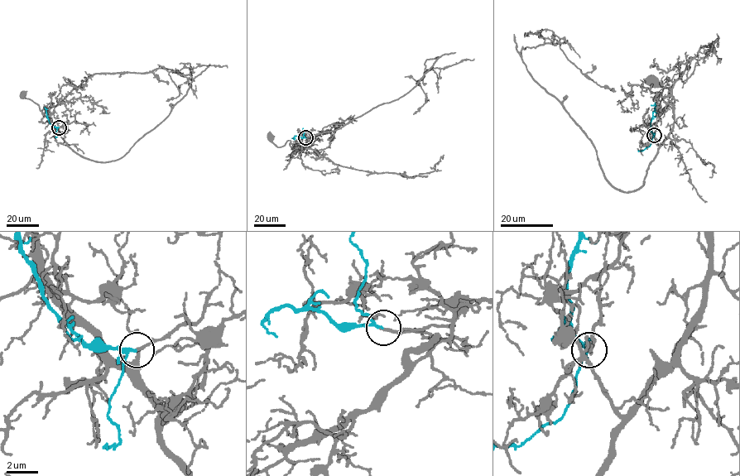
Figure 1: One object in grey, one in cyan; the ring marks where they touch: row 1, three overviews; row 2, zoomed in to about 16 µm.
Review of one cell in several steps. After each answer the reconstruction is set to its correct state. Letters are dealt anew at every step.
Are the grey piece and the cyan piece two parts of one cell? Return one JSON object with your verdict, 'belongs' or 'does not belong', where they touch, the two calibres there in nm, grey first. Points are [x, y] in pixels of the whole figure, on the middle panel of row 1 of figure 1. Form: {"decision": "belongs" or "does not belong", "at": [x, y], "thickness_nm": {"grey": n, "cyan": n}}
{"decision": "belongs", "at": [305, 137], "thickness_nm": {"grey": 180, "cyan": 120}}

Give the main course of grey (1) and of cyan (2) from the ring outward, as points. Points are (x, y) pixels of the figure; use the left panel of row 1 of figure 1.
1: (59, 127), (65, 130), (62, 133), (50, 122), (45, 110), (42, 110), (42, 114), (39, 106), (22, 94)
2: (59, 127), (50, 122), (47, 109)

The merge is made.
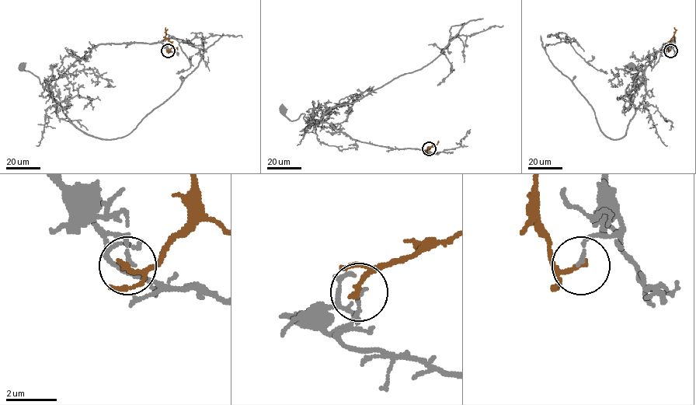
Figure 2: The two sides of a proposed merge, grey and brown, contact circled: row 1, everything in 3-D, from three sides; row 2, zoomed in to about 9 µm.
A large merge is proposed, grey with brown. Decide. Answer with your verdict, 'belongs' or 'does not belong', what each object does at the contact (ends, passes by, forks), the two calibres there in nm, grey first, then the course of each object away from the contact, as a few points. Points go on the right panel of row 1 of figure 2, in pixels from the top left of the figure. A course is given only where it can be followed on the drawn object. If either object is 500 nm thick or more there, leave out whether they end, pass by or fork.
does not belong | grey ends | brown ends | 140/220 nm | grey via (670, 50), (671, 42), (662, 46), (645, 71), (645, 83), (636, 88), (642, 72), (631, 67) | brown via (670, 50), (667, 43), (675, 31), (674, 27)

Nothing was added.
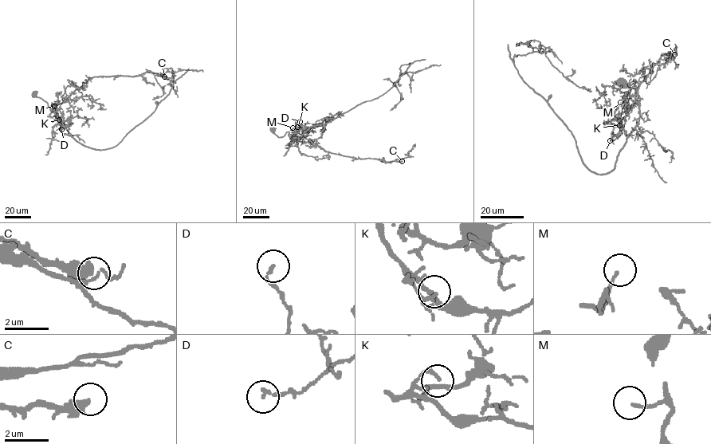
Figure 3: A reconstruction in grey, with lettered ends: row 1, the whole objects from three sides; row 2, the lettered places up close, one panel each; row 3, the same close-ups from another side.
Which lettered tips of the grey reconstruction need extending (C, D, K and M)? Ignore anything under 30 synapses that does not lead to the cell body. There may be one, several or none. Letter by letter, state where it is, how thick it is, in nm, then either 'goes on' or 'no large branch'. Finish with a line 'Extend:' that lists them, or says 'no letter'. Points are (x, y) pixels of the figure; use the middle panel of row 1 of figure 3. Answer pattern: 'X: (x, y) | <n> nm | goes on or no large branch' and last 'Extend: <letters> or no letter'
C: (402, 161) | 480 nm | goes on
D: (300, 121) | 140 nm | no large branch
K: (297, 127) | 150 nm | no large branch
M: (292, 127) | 120 nm | no large branch
Extend: C

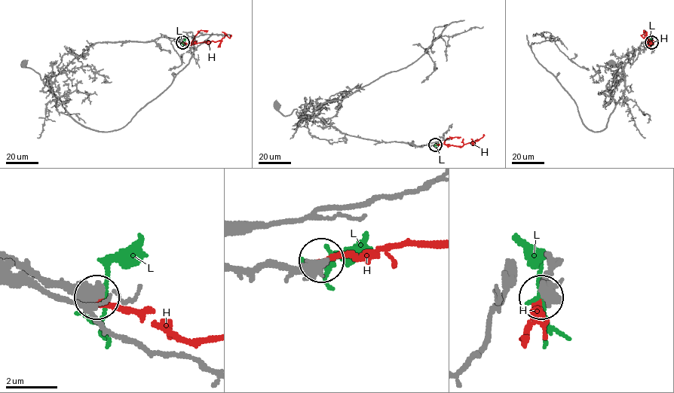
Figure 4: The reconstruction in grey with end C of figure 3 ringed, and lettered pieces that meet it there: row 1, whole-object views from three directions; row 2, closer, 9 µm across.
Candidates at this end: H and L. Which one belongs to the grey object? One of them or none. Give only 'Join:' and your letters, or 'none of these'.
Join: H

